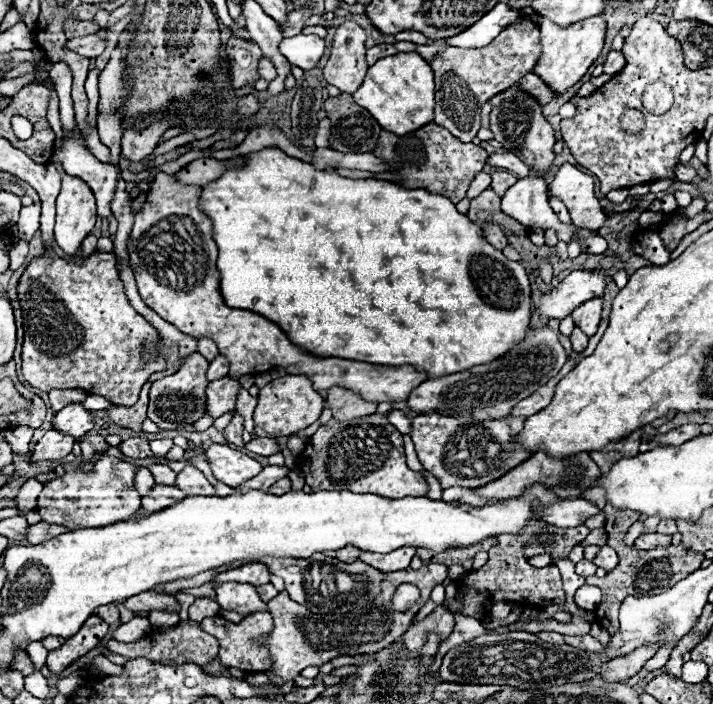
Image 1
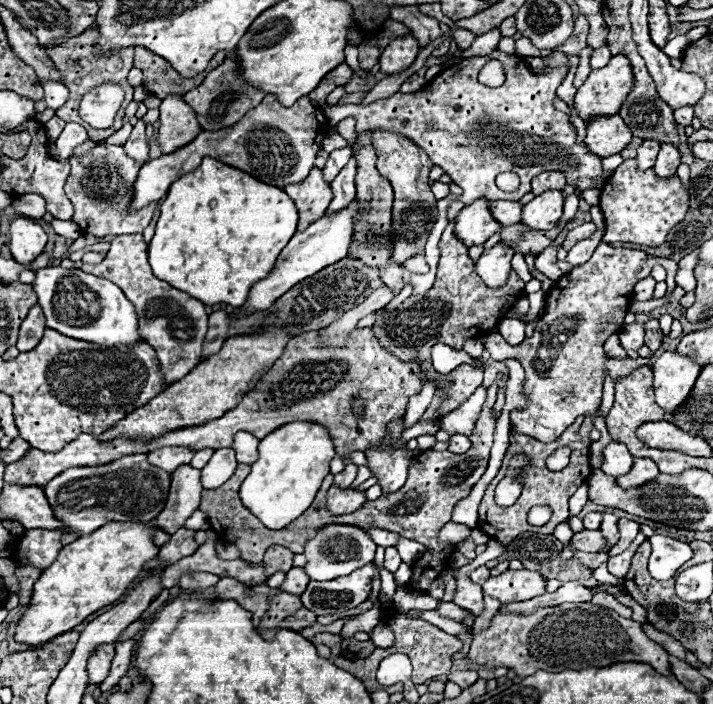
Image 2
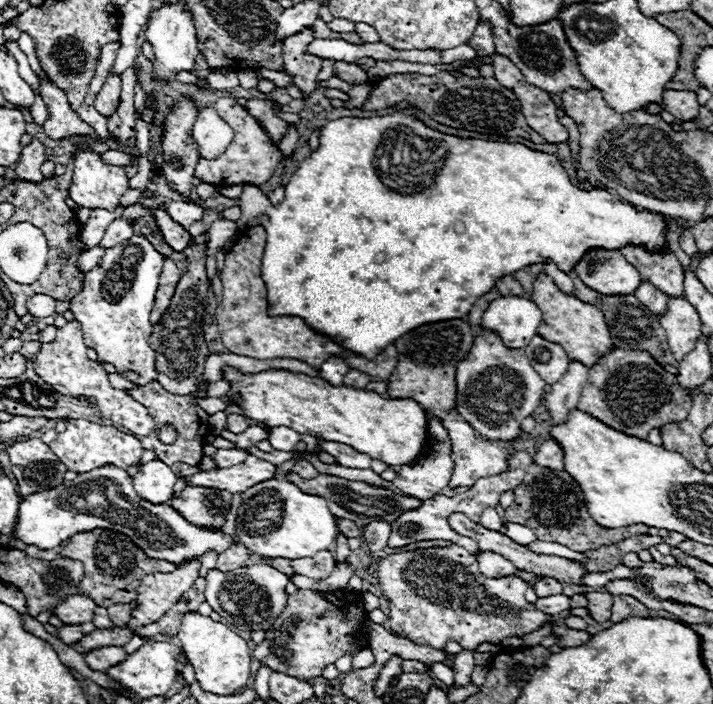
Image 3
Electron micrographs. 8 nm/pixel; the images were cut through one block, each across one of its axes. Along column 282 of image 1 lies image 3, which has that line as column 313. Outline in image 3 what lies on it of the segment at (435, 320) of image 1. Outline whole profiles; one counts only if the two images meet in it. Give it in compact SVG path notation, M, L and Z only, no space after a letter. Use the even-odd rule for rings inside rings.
M390 114L390 116L374 116L374 118L338 118L338 120L332 120L332 122L328 122L322 130L320 130L320 146L318 146L318 150L316 152L312 152L300 166L298 166L298 170L294 172L294 176L290 178L290 182L286 184L286 196L284 196L284 200L280 202L280 204L271 204L268 196L264 194L259 188L256 186L244 186L244 192L242 192L242 196L240 196L240 208L242 208L242 216L240 216L240 220L238 222L244 222L244 224L248 224L248 226L258 226L258 224L262 224L264 228L266 228L266 248L264 248L264 258L262 258L262 280L264 280L264 284L266 284L266 292L268 292L268 314L270 316L300 316L314 332L318 332L318 334L322 334L322 336L328 336L328 338L332 338L336 344L340 344L342 348L360 348L360 356L364 356L364 358L376 358L388 344L394 344L400 336L404 336L406 332L410 332L410 330L414 330L416 326L422 326L422 324L430 324L430 322L440 322L440 320L452 320L452 318L464 318L470 310L472 310L472 304L482 296L482 294L486 294L490 288L494 288L494 284L496 284L496 280L498 278L502 278L502 276L506 276L506 274L514 274L514 270L520 270L522 266L528 266L528 264L534 264L534 262L544 262L544 260L554 260L556 262L556 266L558 268L562 268L564 272L570 272L572 268L574 268L574 262L578 262L578 258L582 258L582 254L588 250L588 248L598 248L598 246L608 246L608 248L616 248L616 250L620 250L622 246L626 246L626 244L642 244L642 246L646 246L648 250L660 250L664 244L666 244L666 236L664 236L664 216L660 216L660 214L654 214L654 212L648 212L648 210L636 210L632 204L628 204L628 202L624 202L624 200L620 200L618 196L614 196L614 194L610 194L608 190L590 190L590 192L584 192L584 190L580 190L578 186L574 186L570 180L568 180L568 174L564 172L564 168L560 166L560 160L556 158L556 156L550 156L550 154L544 154L544 152L536 152L536 150L530 150L528 146L524 146L524 144L508 144L508 142L486 142L486 140L472 140L472 138L456 138L456 136L448 136L448 134L440 134L440 132L436 132L436 130L430 130L430 128L426 128L422 122L418 122L416 118L412 118L412 116L406 116L406 114ZM408 158L416 158L416 160L420 160L422 164L420 166L408 166ZM422 158L426 158L426 166L430 166L430 170L434 172L432 176L430 176L430 170L426 168L426 172L424 172L424 160ZM372 160L374 160L374 166L376 166L376 170L374 170L374 166L372 166ZM380 176L380 178L378 178ZM382 182L386 184L382 184ZM432 182L432 186L430 188L424 188L424 186L428 186ZM390 188L392 190L390 190ZM424 188L424 190L422 190ZM252 190L252 192L250 192ZM396 190L396 192L394 192ZM418 190L422 190L422 192L418 192ZM400 192L400 194L398 194ZM414 192L418 192L418 194L414 194ZM402 194L414 194L414 196L402 196Z

